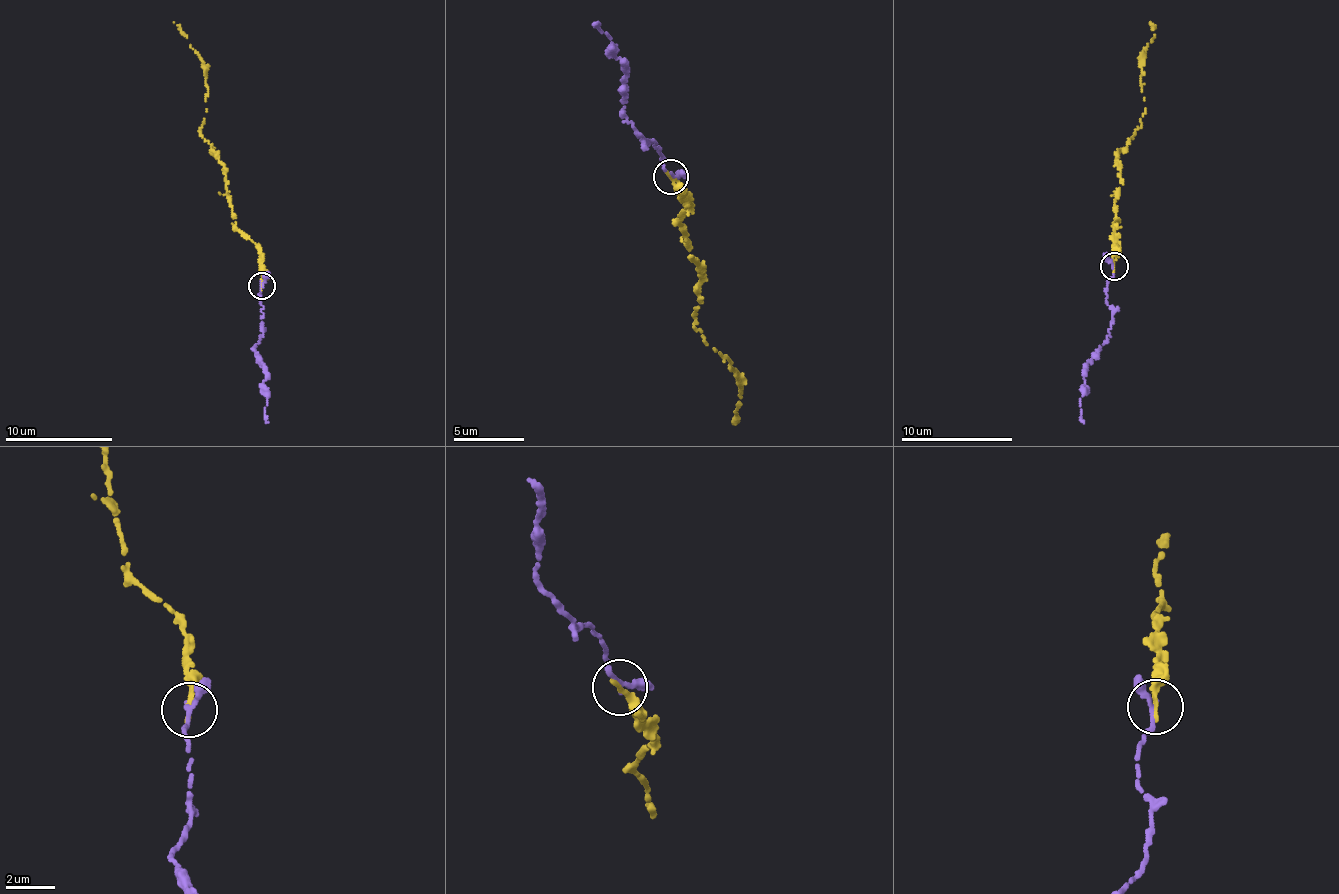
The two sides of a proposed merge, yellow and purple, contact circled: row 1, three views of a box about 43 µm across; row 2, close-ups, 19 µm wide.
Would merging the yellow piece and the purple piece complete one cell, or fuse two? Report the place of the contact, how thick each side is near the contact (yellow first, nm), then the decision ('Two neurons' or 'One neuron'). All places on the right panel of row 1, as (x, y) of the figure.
Place: (1114, 266). Thickness 260 nm (yellow) against 220 nm. One neuron

